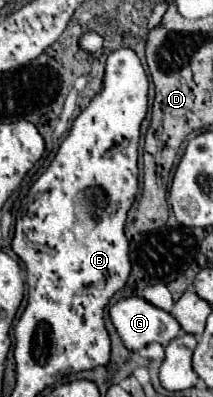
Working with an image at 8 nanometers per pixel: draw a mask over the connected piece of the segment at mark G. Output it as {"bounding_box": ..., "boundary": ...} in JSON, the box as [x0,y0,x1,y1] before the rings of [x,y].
{"bounding_box":[110,296,180,352],"boundary":[[[132,296],[116,302],[110,308],[110,318],[124,346],[132,352],[152,342],[166,346],[180,332],[180,324],[170,312],[152,306],[140,296]]]}

